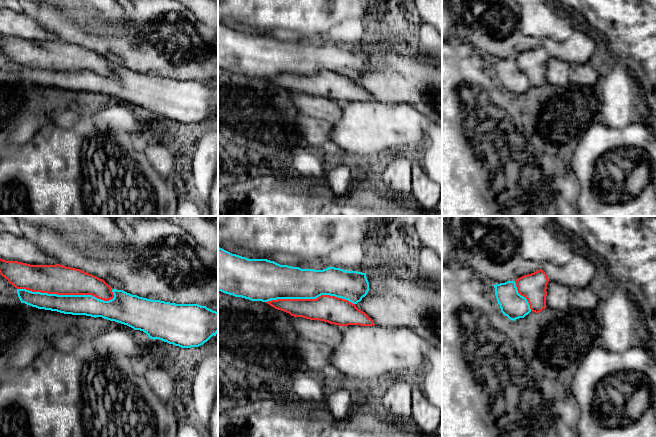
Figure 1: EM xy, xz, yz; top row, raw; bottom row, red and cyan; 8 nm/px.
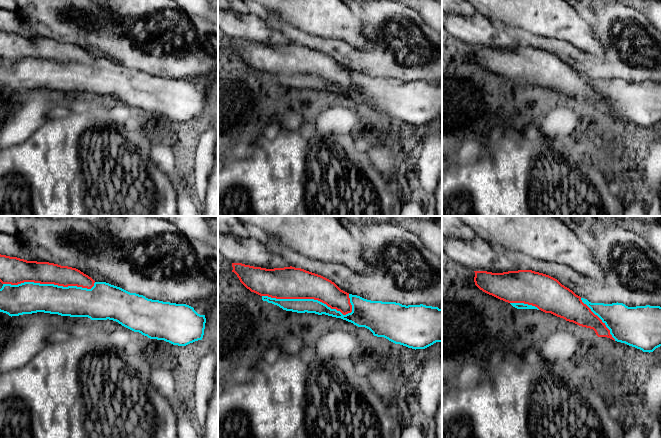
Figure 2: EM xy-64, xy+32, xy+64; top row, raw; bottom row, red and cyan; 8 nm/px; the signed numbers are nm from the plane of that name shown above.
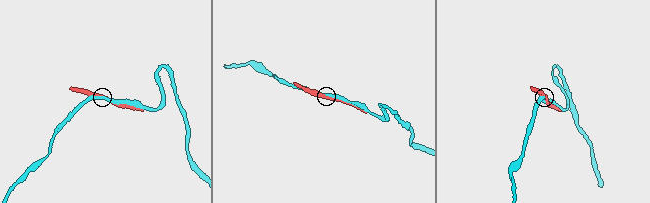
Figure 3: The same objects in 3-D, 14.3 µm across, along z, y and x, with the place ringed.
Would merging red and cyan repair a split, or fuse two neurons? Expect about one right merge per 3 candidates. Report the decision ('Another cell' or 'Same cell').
Another cell

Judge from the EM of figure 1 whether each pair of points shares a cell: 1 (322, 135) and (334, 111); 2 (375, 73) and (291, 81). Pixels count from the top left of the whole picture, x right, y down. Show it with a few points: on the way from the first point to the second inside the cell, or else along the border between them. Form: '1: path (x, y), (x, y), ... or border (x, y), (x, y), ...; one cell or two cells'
1: path (322, 129), (322, 123), (328, 117); one cell
2: path (354, 85), (312, 85); one cell

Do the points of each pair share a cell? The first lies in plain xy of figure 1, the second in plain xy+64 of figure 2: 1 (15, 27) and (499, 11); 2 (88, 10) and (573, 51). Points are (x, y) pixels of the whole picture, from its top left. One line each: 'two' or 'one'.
1: two
2: two

